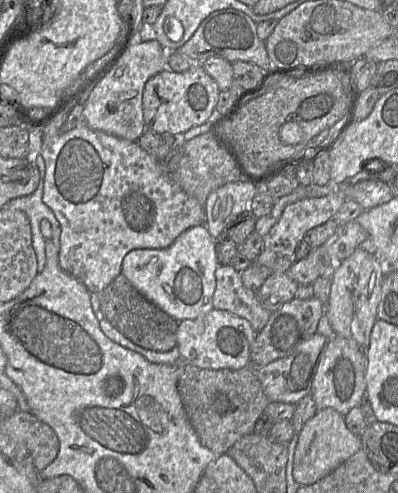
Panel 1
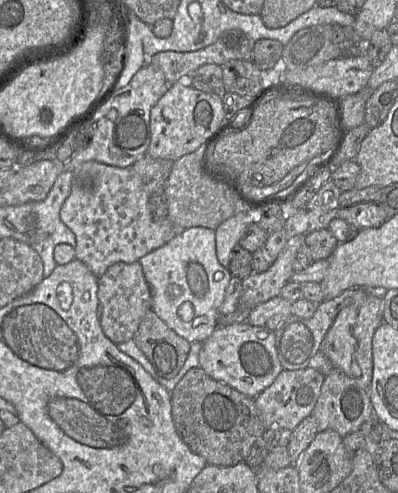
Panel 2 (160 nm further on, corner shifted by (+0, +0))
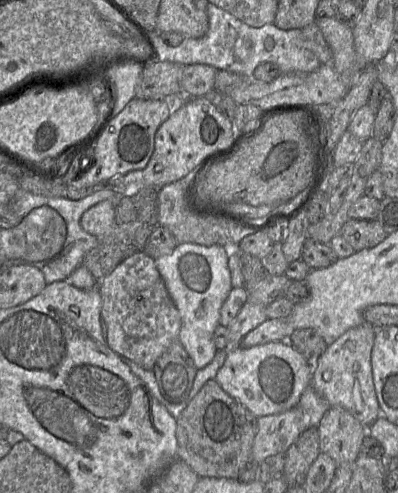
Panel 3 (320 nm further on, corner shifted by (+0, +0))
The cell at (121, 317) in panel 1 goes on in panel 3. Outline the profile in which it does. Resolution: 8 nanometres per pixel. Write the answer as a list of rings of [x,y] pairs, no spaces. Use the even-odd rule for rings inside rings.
[[[174,341],[157,359],[152,372],[167,401],[177,406],[178,416],[191,400],[197,369],[179,341]]]

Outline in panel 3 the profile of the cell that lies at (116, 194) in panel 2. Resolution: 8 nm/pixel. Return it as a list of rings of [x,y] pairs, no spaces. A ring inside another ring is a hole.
[[[104,200],[86,210],[80,219],[80,224],[87,233],[95,236],[99,243],[112,232],[115,213],[114,203]]]

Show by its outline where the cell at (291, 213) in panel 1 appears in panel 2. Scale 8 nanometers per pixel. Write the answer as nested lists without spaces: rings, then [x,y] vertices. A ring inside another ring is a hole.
[[[304,235],[289,238],[277,258],[264,272],[252,273],[242,280],[238,306],[253,309],[257,305],[280,295],[284,285],[294,273],[293,261],[302,249]]]

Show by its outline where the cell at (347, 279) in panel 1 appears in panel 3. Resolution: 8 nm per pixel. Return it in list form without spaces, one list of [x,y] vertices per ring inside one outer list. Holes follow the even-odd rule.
[[[366,321],[344,332],[328,345],[313,363],[310,383],[314,391],[330,406],[341,407],[349,411],[365,428],[379,417],[379,404],[371,370],[371,349],[374,335],[374,326]]]

